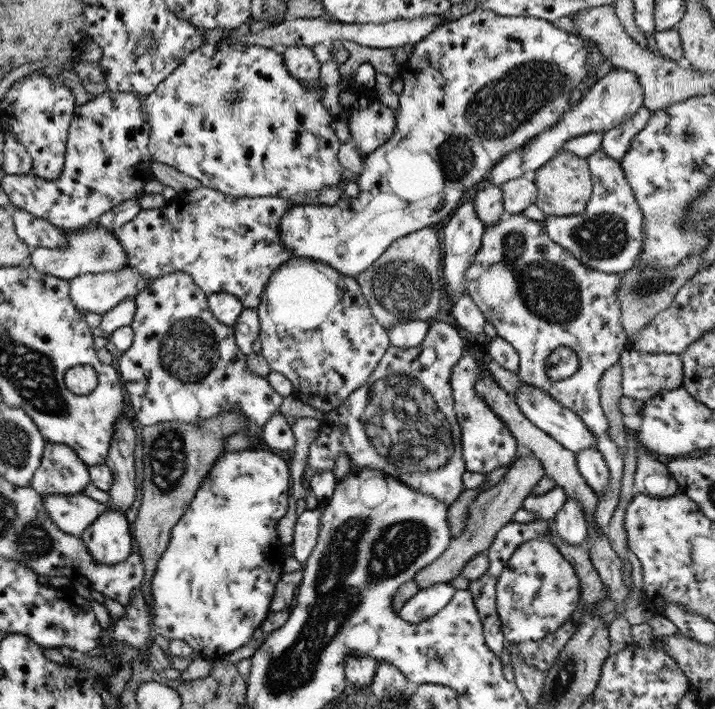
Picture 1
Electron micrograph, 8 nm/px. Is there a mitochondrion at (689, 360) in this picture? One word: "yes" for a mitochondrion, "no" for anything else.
no

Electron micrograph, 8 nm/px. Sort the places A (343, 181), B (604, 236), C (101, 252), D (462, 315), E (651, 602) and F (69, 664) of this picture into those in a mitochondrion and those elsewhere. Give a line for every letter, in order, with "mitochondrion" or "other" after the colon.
A: other
B: mitochondrion
C: mitochondrion
D: other
E: other
F: other

